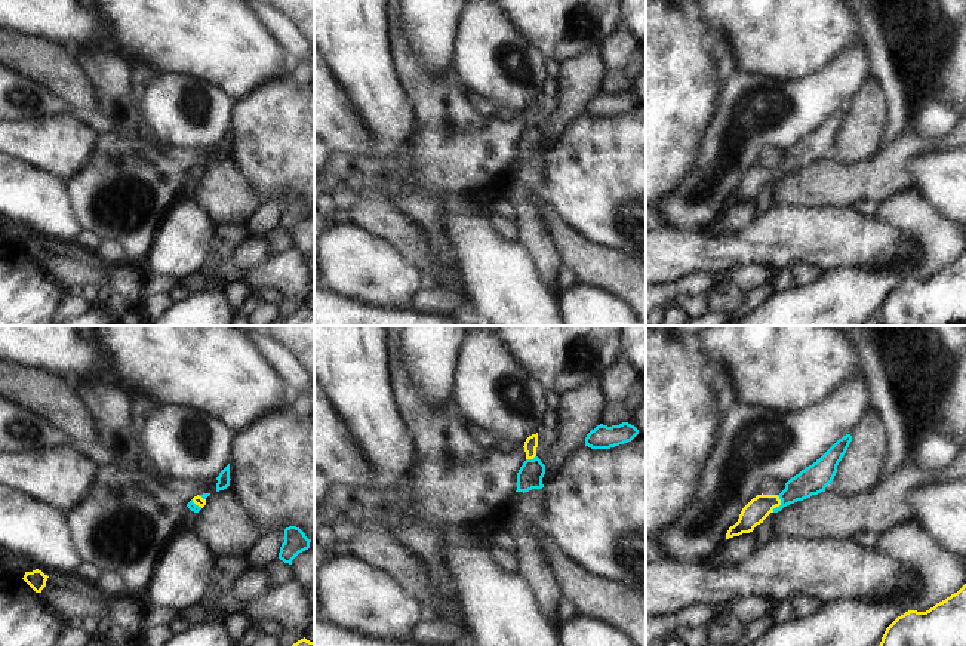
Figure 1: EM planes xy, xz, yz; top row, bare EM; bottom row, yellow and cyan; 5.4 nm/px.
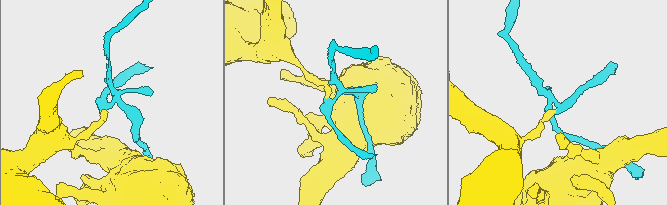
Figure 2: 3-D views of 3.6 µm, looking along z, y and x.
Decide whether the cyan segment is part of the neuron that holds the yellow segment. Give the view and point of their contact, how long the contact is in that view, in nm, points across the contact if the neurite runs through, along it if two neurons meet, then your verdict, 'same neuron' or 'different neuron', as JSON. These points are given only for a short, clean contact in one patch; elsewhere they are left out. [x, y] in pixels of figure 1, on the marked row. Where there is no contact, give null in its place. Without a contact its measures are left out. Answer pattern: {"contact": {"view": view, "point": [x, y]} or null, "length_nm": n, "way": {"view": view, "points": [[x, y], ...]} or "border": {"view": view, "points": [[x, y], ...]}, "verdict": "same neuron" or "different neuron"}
{"contact": {"view": "yz", "point": [780, 504]}, "length_nm": 100, "way": {"view": "yz", "points": [[762, 505], [780, 504], [797, 488], [814, 479]]}, "verdict": "same neuron"}

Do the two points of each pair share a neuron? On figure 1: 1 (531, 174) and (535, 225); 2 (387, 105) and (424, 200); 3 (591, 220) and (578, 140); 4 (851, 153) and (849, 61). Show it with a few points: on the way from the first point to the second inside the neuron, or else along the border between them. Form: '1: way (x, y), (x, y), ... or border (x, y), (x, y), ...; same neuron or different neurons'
1: way (525, 187), (525, 208), (528, 212); same neuron
2: way (388, 131), (388, 171), (399, 182); same neuron
3: way (591, 200), (591, 159); same neuron
4: border (871, 76), (848, 101); different neurons

